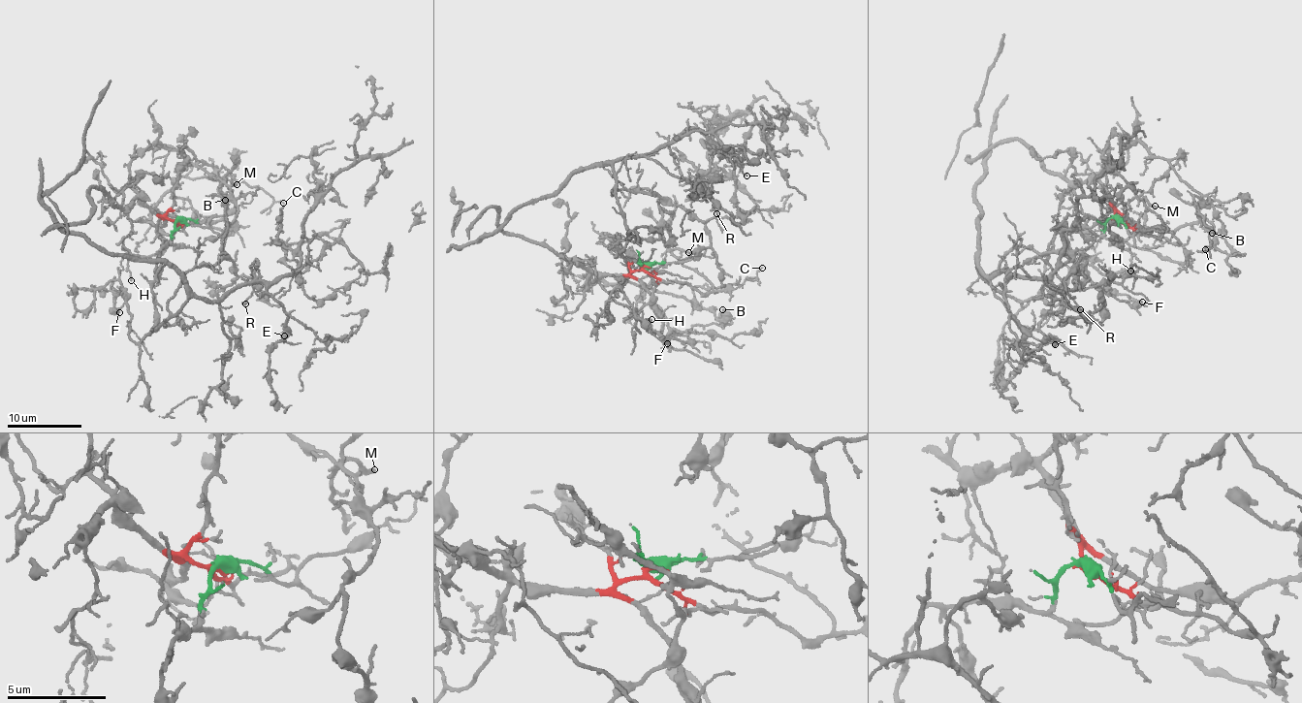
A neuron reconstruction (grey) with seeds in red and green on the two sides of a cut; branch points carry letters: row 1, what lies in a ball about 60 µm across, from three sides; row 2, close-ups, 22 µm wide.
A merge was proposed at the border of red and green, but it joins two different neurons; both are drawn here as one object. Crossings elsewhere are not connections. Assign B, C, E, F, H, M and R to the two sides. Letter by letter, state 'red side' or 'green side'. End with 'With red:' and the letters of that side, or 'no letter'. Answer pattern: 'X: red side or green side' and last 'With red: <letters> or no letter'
B: red side
C: red side
E: green side
F: green side
H: red side
M: red side
R: green side
With red: B, C, H, M

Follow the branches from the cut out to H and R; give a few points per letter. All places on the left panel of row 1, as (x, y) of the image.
H: (177, 221), (163, 215), (164, 225), (151, 226), (136, 246), (134, 253), (129, 255), (130, 280)
R: (177, 221), (152, 287), (150, 333), (192, 298), (225, 299), (249, 284), (257, 260), (245, 303)

